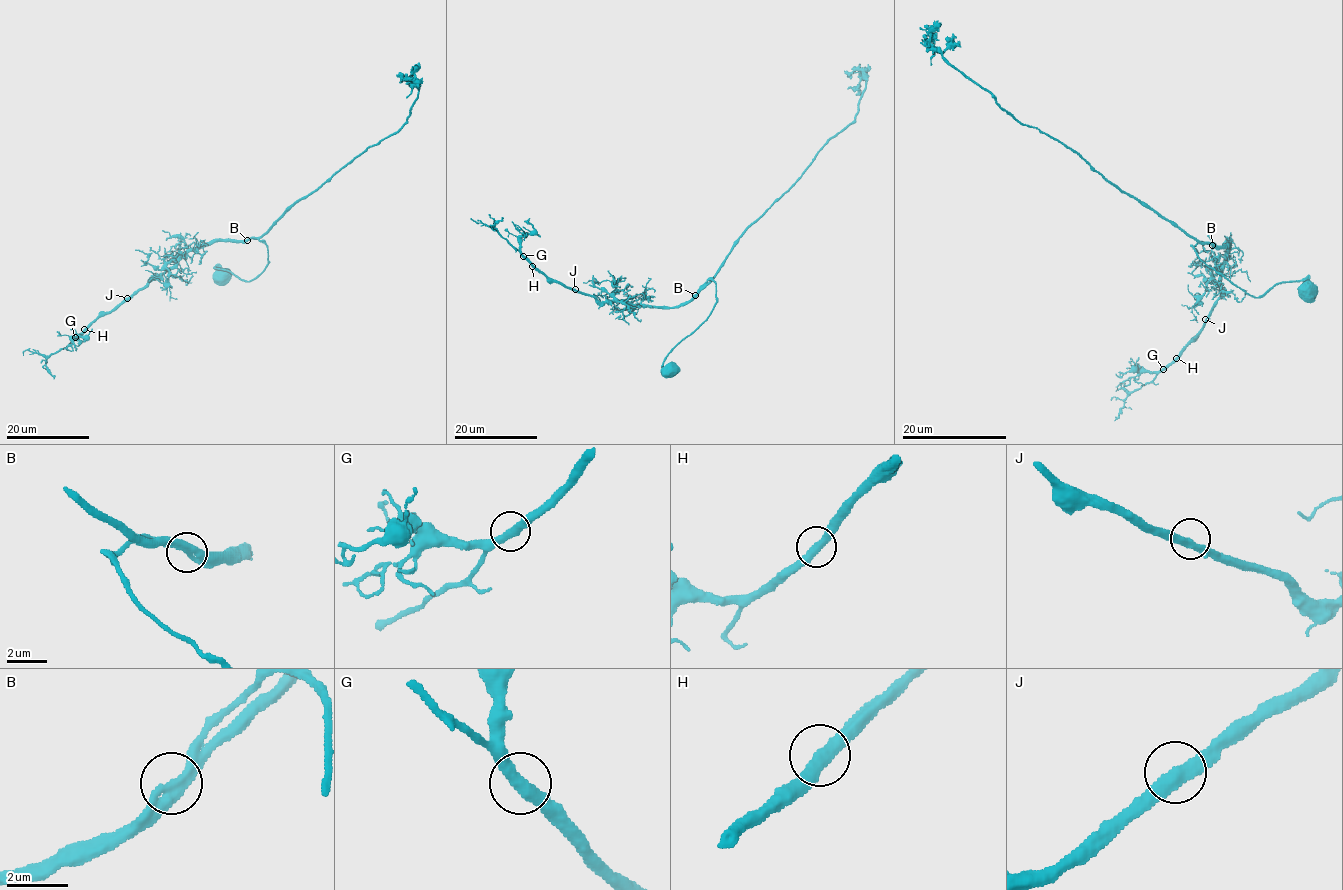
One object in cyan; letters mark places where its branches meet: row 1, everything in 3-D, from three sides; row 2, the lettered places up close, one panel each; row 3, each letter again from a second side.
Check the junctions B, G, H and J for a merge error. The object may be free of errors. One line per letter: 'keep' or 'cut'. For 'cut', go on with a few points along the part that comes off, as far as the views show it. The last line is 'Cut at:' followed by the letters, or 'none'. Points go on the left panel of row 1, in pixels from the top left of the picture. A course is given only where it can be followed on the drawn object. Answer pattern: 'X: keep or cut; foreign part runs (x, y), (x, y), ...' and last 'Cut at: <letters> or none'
B: keep
G: keep
H: keep
J: keep
Cut at: none

